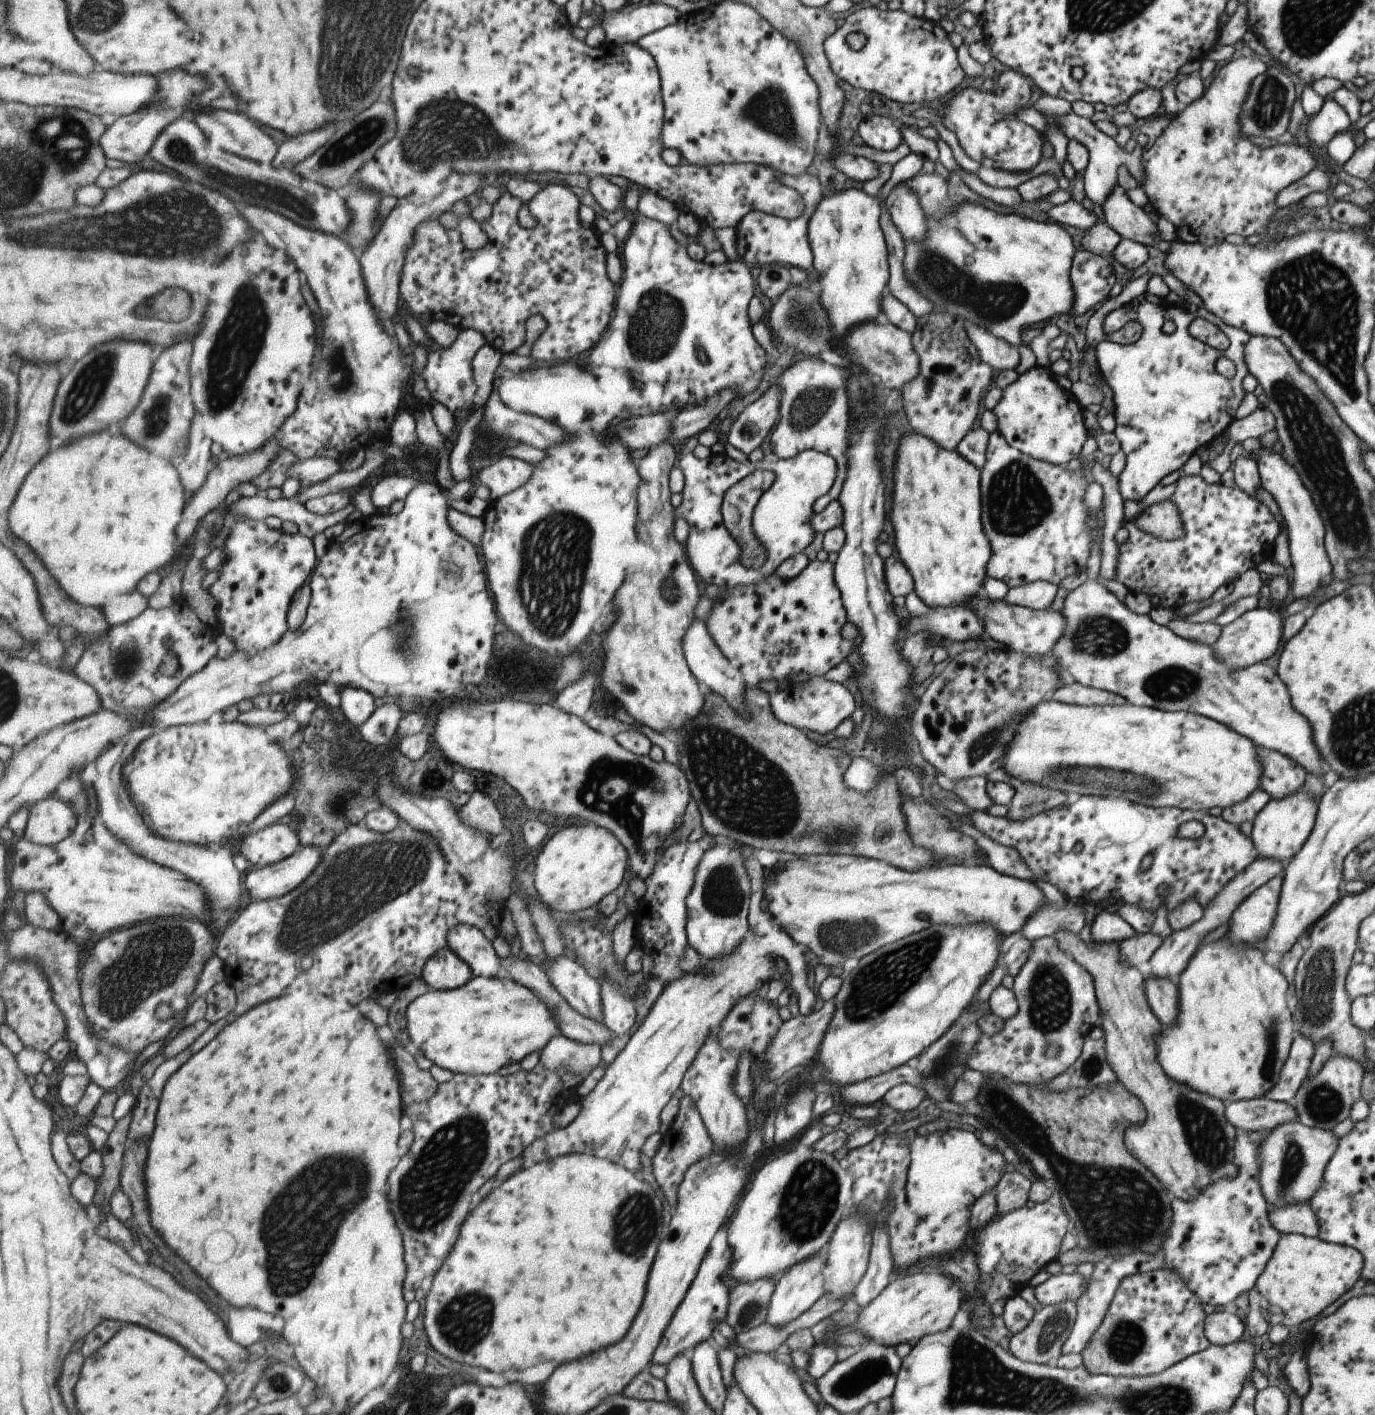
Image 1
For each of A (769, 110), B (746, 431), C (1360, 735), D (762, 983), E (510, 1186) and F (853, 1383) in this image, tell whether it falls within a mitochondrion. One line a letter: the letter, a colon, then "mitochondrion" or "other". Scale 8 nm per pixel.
A: mitochondrion
B: other
C: mitochondrion
D: other
E: other
F: mitochondrion

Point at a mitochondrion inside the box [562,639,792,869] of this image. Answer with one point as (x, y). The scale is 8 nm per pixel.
(647, 788)

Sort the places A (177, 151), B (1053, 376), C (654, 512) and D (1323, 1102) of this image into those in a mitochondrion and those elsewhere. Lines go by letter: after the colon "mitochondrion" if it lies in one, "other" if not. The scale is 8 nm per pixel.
A: mitochondrion
B: other
C: mitochondrion
D: mitochondrion

